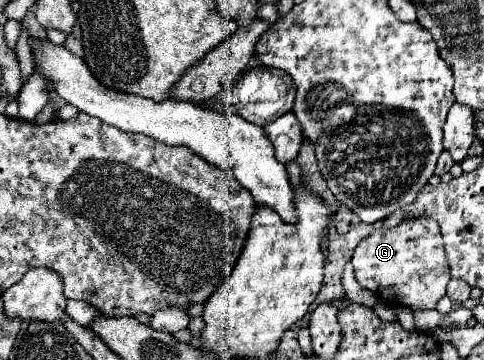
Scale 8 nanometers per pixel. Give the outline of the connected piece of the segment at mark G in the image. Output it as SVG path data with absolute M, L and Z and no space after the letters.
M433 218L403 220L395 228L379 228L363 238L351 258L357 282L389 304L407 304L411 310L435 310L451 280L439 224Z

